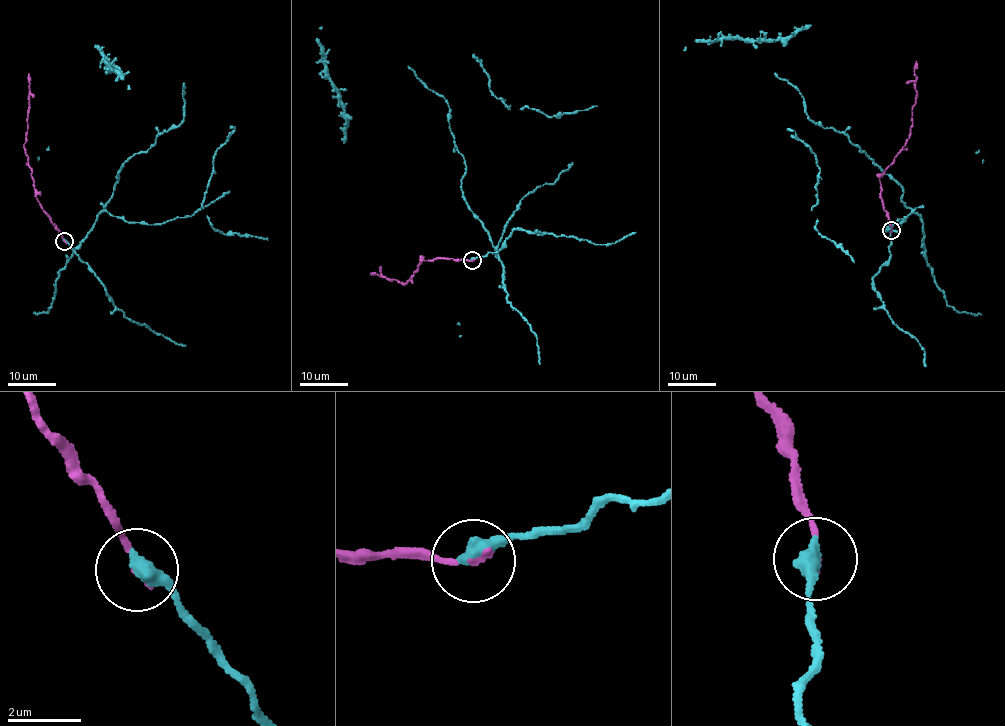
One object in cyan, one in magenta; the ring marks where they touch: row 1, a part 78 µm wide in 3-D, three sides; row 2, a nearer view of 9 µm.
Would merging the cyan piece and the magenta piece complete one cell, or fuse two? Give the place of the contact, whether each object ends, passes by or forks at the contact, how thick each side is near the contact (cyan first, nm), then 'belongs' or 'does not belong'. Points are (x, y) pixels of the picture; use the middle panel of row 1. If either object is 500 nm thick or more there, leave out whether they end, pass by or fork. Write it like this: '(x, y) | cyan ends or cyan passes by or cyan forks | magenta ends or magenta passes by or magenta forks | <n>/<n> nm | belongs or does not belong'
(472, 260) | cyan ends | magenta ends | 480/130 nm | belongs

